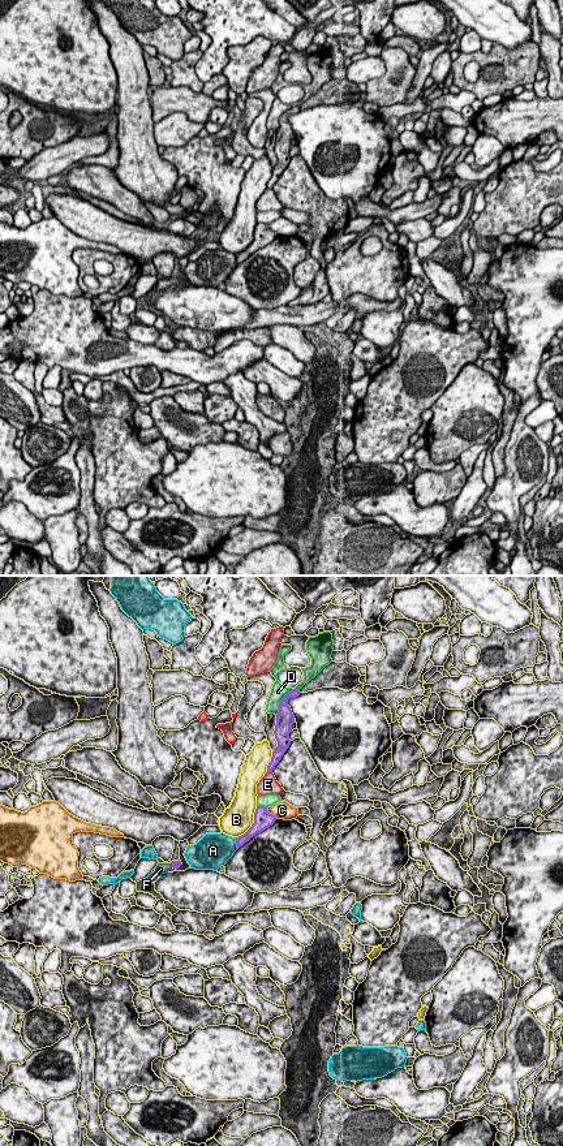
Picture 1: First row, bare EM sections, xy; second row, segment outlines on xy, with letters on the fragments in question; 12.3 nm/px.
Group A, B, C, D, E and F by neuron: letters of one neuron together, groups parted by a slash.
A / B / C / D / E / F

